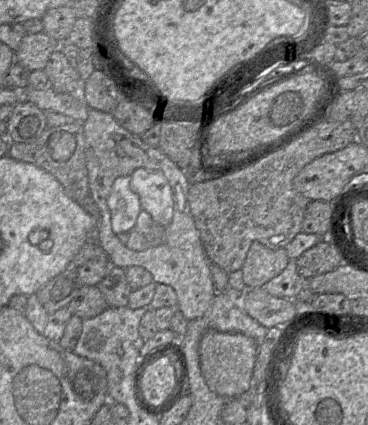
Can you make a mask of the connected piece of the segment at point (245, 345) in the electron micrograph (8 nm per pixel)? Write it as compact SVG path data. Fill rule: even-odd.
M209 330L199 343L203 378L213 392L226 398L235 398L250 388L257 355L258 346L255 340L239 332Z

